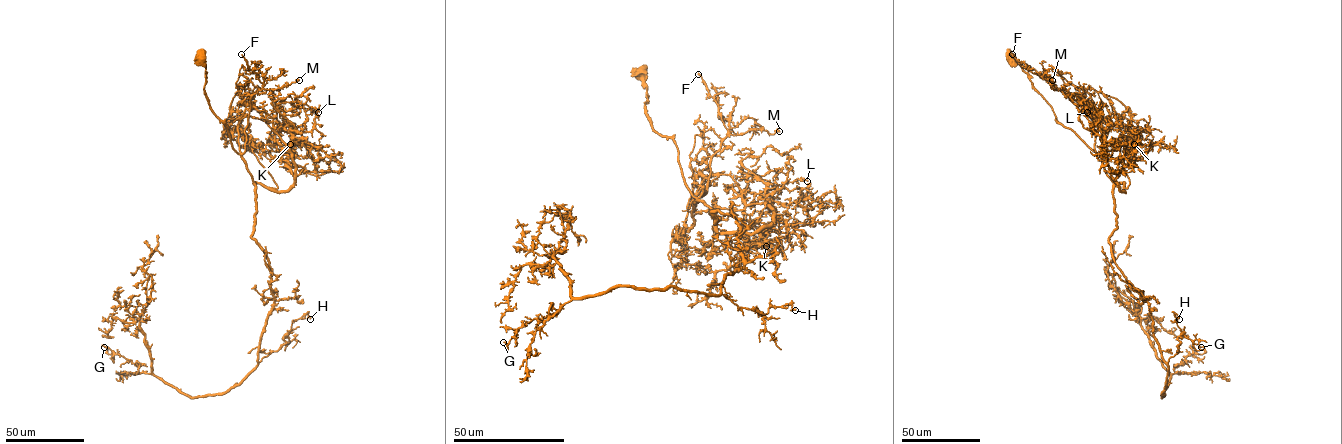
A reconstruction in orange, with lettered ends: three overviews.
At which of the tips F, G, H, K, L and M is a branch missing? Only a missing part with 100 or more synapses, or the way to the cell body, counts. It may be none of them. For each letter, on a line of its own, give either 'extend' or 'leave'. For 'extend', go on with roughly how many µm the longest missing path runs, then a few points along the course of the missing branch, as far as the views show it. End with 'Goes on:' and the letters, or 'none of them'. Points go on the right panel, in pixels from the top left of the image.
F: leave
G: leave
H: leave
K: leave
L: leave
M: leave
Goes on: none of them

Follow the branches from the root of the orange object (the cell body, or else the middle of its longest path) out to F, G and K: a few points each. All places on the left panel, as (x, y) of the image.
F: (201, 58), (208, 104), (227, 126), (232, 147), (243, 153), (250, 98), (263, 84), (241, 54)
G: (201, 58), (208, 104), (255, 186), (252, 237), (274, 300), (258, 364), (224, 392), (188, 396), (104, 347)
K: (201, 58), (208, 104), (227, 126), (232, 147), (254, 182), (278, 191), (293, 183), (290, 144)

